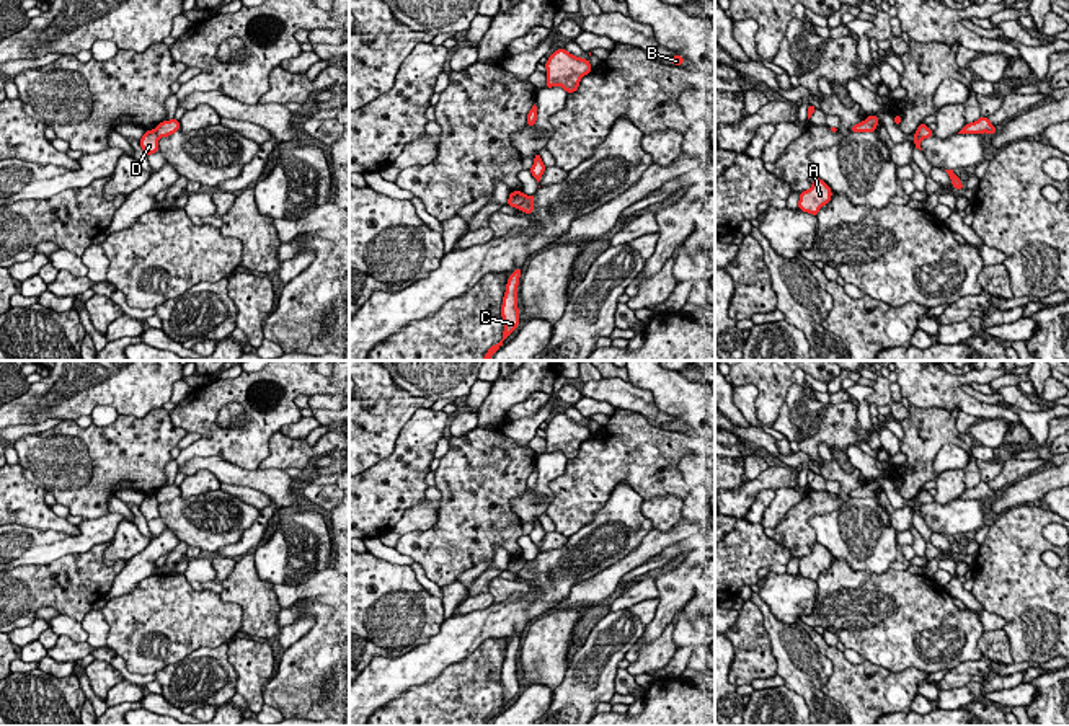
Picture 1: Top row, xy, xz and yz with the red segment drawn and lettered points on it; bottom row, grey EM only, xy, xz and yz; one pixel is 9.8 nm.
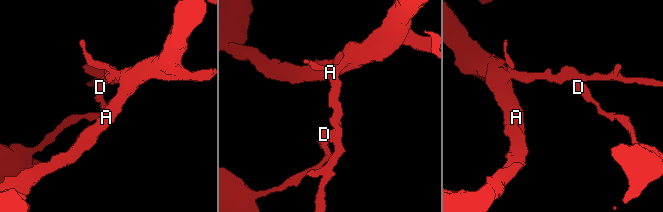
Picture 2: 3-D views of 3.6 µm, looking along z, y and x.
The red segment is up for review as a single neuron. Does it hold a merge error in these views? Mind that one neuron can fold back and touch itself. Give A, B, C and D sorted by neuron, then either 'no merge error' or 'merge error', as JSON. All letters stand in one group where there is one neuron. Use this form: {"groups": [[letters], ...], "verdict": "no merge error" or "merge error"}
{"groups": [["A", "B", "C"], ["D"]], "verdict": "merge error"}

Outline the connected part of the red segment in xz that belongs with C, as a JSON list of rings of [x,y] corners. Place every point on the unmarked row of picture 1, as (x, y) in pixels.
[[[516,633],[514,638],[508,643],[506,657],[501,671],[501,682],[504,685],[503,705],[491,711],[485,719],[483,726],[490,726],[490,723],[503,711],[503,706],[519,692],[519,674],[517,674],[517,651],[522,633]]]

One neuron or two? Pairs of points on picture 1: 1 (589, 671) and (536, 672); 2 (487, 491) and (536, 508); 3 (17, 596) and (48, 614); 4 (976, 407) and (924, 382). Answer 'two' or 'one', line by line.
1: two
2: two
3: two
4: one

